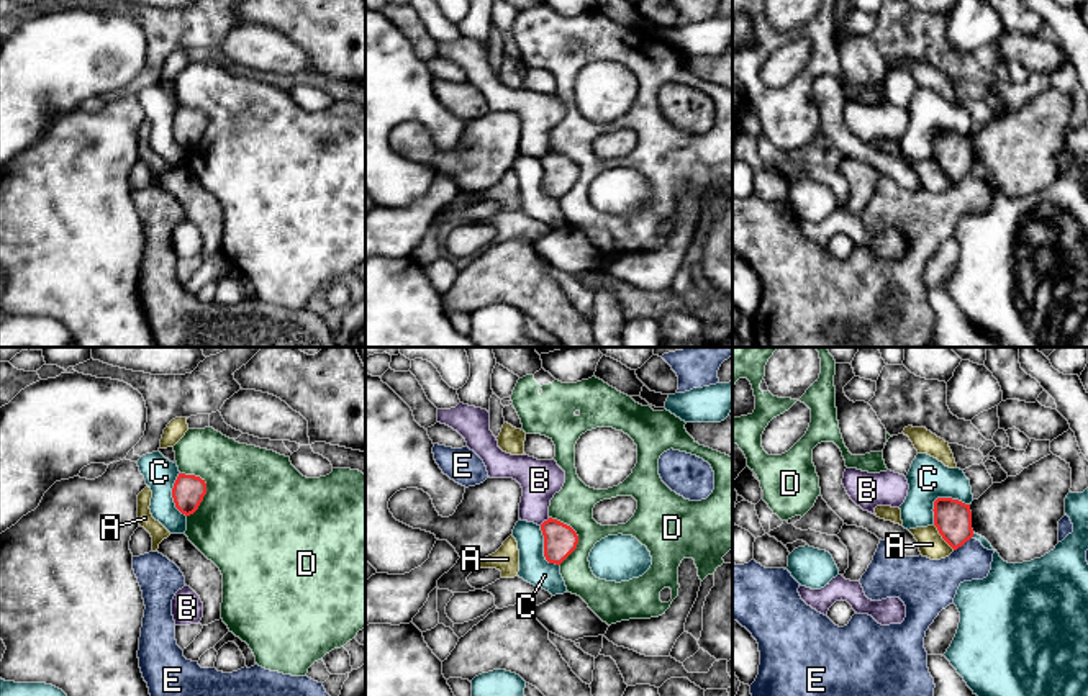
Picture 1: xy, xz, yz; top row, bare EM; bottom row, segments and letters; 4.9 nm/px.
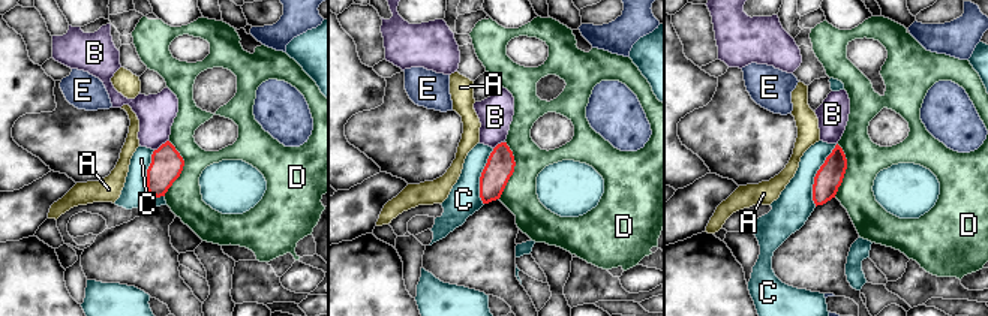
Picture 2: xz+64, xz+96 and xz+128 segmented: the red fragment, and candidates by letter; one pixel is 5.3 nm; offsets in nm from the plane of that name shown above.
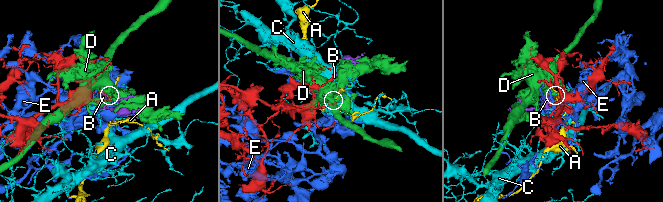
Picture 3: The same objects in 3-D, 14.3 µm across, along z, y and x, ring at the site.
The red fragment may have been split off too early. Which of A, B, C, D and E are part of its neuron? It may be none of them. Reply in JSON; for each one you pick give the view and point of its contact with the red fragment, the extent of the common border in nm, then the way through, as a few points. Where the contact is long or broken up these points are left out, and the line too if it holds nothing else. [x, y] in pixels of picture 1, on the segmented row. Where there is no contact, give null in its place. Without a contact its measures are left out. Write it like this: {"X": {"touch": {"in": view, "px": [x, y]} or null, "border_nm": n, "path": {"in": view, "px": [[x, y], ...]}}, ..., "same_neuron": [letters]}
{"same_neuron": []}

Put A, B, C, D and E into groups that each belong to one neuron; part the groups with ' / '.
A / B / C / D / E

